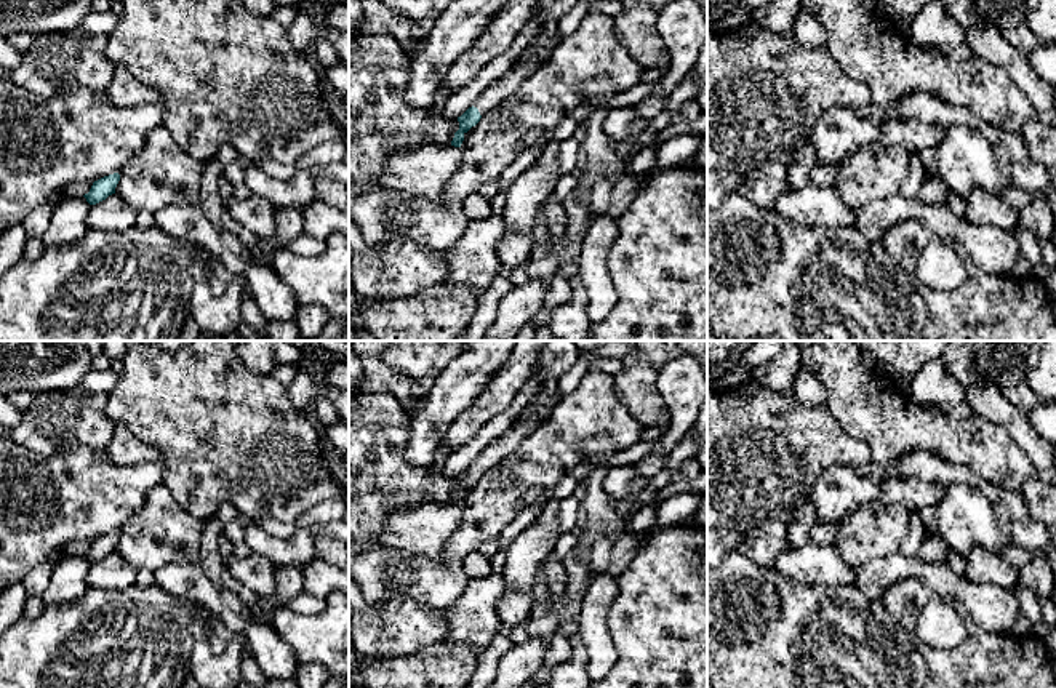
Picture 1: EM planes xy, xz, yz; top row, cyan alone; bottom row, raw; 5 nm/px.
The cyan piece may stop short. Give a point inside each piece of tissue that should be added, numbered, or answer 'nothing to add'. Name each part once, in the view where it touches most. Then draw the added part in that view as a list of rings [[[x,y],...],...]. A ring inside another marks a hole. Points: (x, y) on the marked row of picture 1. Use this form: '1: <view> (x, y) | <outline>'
1: xz (508, 85) | [[[536,35],[530,46],[523,51],[520,61],[506,75],[498,78],[475,102],[480,115],[496,110],[504,101],[512,98],[528,77],[531,77],[542,64],[542,50],[549,37]]]

